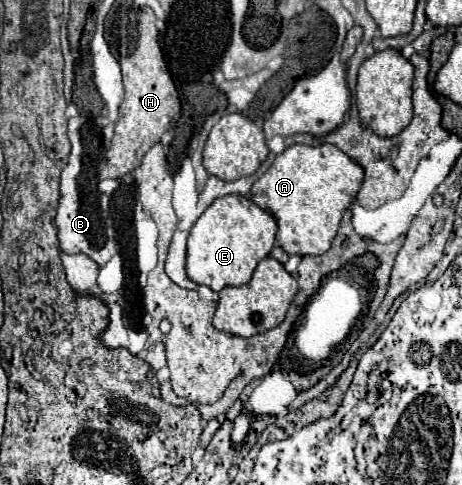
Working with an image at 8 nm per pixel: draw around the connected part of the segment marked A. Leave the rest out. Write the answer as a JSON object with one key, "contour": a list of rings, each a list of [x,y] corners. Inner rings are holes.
{"contour":[[[293,144],[253,184],[251,200],[275,216],[279,224],[277,242],[287,254],[317,256],[329,250],[343,212],[361,188],[363,174],[363,168],[333,144]]]}

